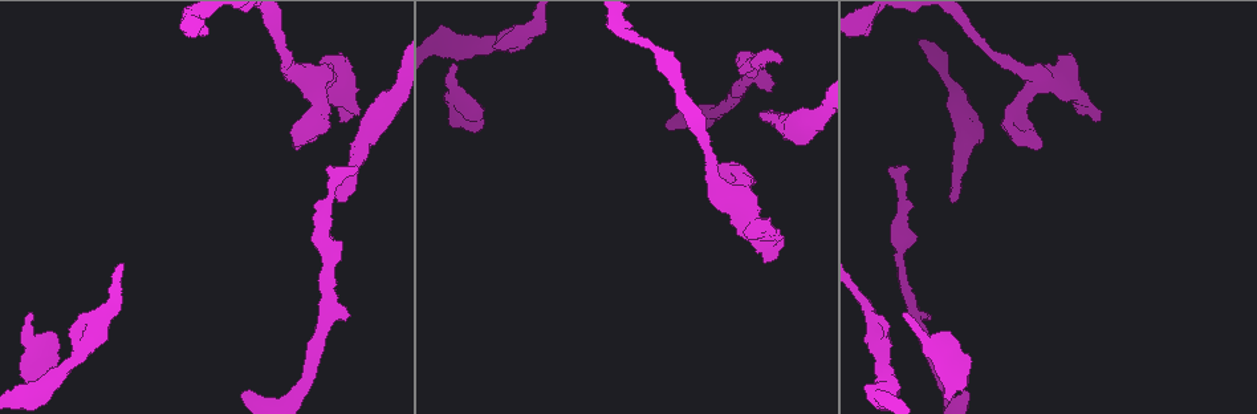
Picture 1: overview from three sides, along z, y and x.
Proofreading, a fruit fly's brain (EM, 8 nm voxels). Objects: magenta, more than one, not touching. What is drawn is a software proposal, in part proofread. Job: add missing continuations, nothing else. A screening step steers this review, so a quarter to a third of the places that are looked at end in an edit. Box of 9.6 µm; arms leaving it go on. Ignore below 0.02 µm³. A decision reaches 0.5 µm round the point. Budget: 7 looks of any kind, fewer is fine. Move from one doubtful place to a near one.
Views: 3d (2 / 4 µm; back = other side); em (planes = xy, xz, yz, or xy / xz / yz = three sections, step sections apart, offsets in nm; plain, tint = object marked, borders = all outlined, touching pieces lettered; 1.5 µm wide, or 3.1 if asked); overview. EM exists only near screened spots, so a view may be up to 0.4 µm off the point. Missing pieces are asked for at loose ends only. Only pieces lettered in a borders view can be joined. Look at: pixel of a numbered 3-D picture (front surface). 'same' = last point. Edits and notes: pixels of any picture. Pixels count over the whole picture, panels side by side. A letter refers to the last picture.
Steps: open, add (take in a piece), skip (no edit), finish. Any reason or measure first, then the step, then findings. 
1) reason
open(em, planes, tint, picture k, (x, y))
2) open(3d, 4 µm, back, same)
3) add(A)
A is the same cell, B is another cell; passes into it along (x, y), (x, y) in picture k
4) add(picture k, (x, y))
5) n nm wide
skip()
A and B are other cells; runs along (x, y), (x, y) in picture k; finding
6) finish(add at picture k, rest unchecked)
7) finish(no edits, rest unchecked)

branch stops here
open(em, yz, step 4, tint, picture 1, (452, 64))

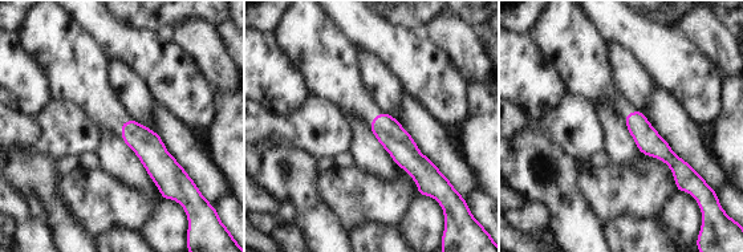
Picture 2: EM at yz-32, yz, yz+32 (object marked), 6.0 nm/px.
open(em, planes, borders, same)

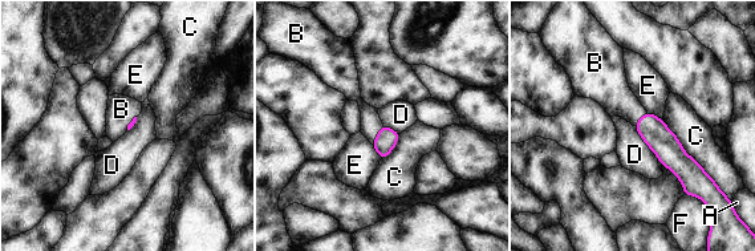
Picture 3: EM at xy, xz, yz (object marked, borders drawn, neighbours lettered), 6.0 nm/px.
add(B)
B is the same cell, A, C, D, E and F are other cells; it goes on there

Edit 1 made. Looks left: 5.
stops while still wide
open(em, planes, borders, picture 1, (343, 120))

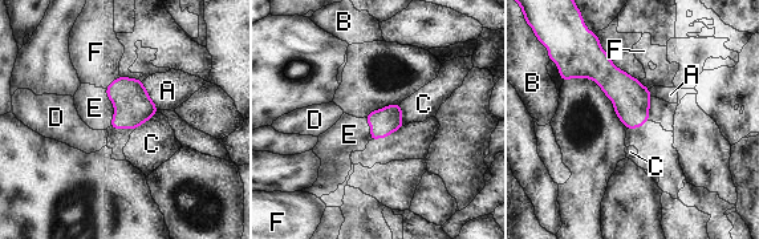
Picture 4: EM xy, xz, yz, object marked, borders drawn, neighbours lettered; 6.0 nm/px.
E touches over 240 nm
add(E)
E is the same cell, A, B, C, D and F are other cells; the cell continues

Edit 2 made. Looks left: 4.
free end
open(em, xy, step 4, tint, picture 1, (345, 320))

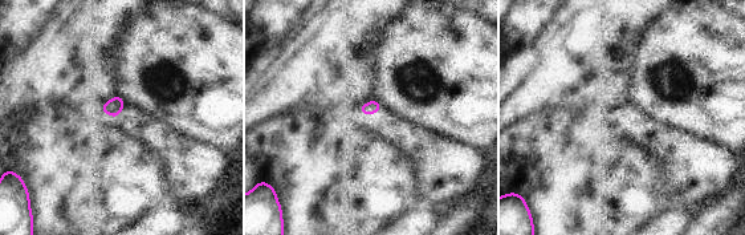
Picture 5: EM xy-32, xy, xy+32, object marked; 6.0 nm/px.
open(em, planes, tint, same)

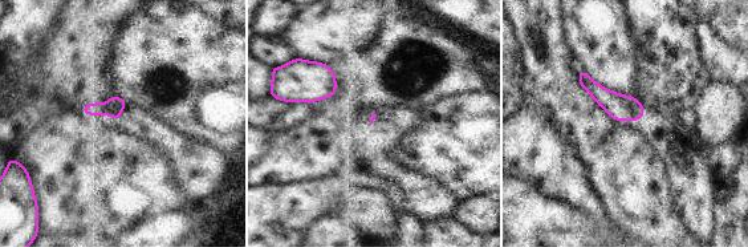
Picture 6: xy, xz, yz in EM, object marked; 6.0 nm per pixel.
open(em, planes, borders, same)

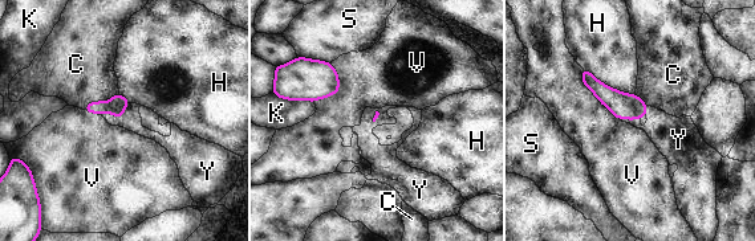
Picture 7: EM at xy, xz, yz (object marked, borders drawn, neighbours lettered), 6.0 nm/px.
add(Y)
Y is the same cell, C, H, K, S and V are other cells; passes into it along (117, 103), (116, 115), (132, 121) in picture 7; it goes on there

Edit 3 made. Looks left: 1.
finish(add at picture 3, add at picture 4, add at picture 7, rest unchecked)

